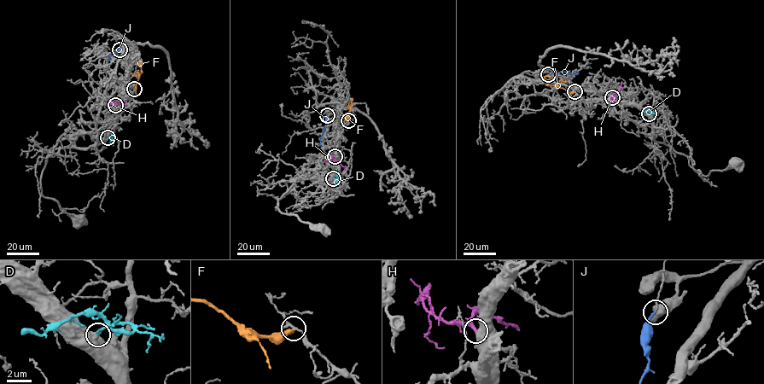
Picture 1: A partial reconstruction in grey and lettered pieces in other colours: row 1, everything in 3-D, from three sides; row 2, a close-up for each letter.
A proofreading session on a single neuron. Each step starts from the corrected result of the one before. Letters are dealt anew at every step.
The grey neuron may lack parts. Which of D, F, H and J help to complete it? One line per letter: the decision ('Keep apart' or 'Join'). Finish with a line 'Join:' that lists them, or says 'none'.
D: Join
F: Keep apart
H: Join
J: Join
Join: D, H, J

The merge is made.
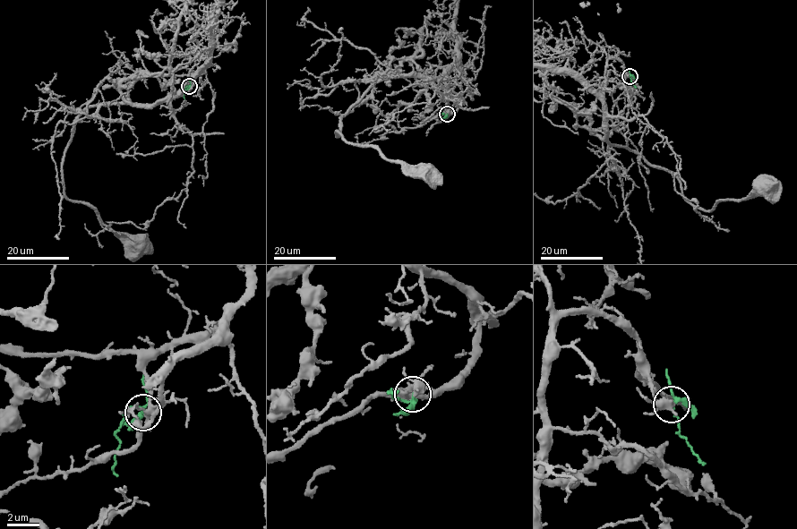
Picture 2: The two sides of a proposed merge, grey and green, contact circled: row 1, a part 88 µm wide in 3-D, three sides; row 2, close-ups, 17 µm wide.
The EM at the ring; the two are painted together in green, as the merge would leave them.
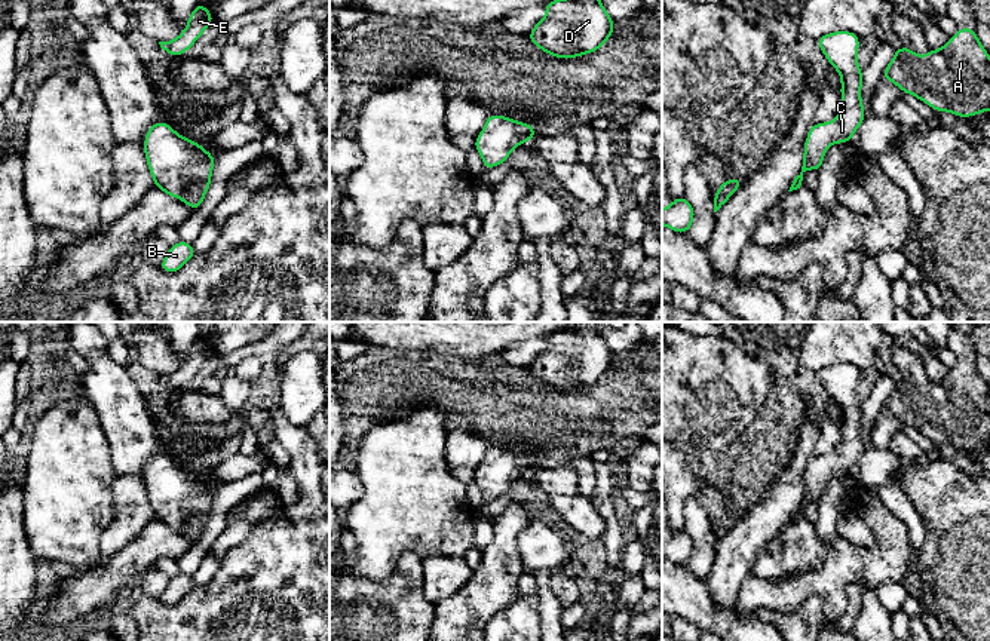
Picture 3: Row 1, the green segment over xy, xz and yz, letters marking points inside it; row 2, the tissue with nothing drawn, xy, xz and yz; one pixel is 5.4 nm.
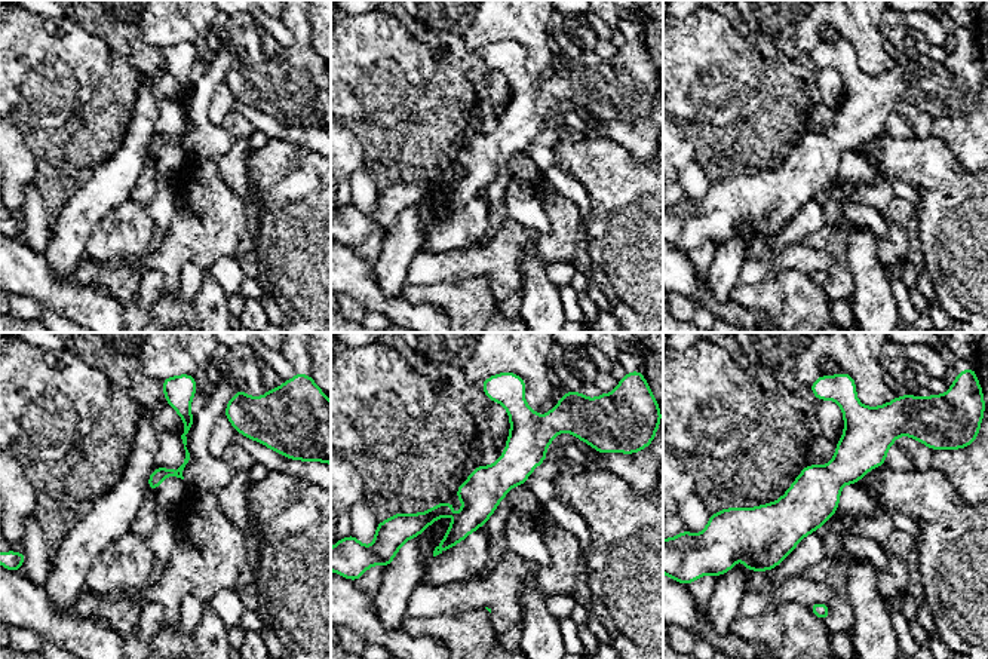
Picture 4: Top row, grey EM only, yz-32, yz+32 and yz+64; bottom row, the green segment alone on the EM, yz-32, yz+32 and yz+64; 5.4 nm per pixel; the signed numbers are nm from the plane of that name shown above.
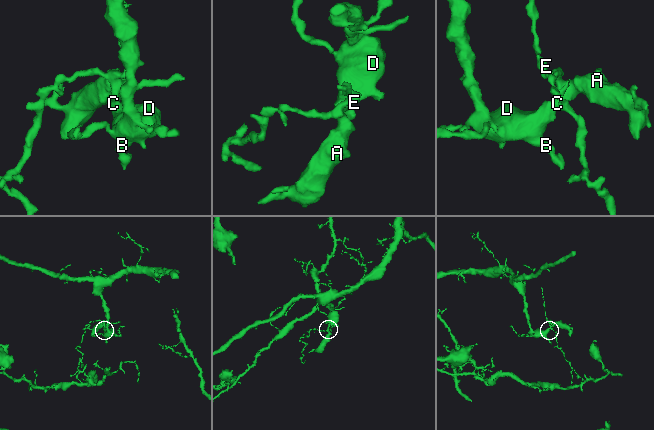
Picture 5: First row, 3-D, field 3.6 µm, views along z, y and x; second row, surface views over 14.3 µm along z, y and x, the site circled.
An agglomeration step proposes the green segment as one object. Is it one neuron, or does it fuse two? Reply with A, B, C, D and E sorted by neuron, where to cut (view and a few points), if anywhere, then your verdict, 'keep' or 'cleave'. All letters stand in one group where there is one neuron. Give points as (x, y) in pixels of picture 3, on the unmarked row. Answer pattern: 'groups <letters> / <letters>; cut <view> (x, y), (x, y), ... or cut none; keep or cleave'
groups A B C D E; cut none; keep

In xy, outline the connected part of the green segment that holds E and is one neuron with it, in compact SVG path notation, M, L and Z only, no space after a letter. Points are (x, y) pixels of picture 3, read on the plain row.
M199 335L189 353L186 362L172 374L159 374L160 380L171 389L178 389L189 383L200 366L214 355L208 340Z

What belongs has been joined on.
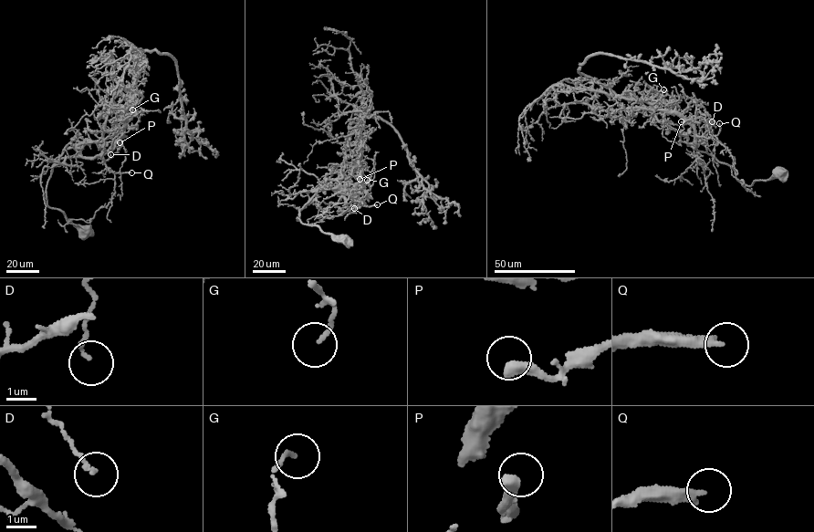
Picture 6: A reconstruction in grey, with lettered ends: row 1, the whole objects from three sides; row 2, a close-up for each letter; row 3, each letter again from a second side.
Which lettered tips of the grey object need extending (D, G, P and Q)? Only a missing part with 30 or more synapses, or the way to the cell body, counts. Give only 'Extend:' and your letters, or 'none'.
Extend: Q

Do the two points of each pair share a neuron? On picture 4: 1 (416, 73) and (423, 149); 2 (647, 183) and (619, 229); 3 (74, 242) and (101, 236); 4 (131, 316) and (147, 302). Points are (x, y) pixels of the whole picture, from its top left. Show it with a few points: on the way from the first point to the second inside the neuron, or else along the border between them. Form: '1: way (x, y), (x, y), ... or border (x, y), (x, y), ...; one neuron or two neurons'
1: way (416, 92), (416, 117), (422, 123), (422, 129); one neuron
2: way (647, 196), (647, 208), (632, 223); one neuron
3: border (110, 211), (92, 227), (85, 254); two neurons
4: way (135, 313), (143, 306); one neuron

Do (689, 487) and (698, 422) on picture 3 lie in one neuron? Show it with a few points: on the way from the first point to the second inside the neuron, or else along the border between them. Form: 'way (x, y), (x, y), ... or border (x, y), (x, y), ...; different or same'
border (677, 447), (693, 474), (699, 494); different

